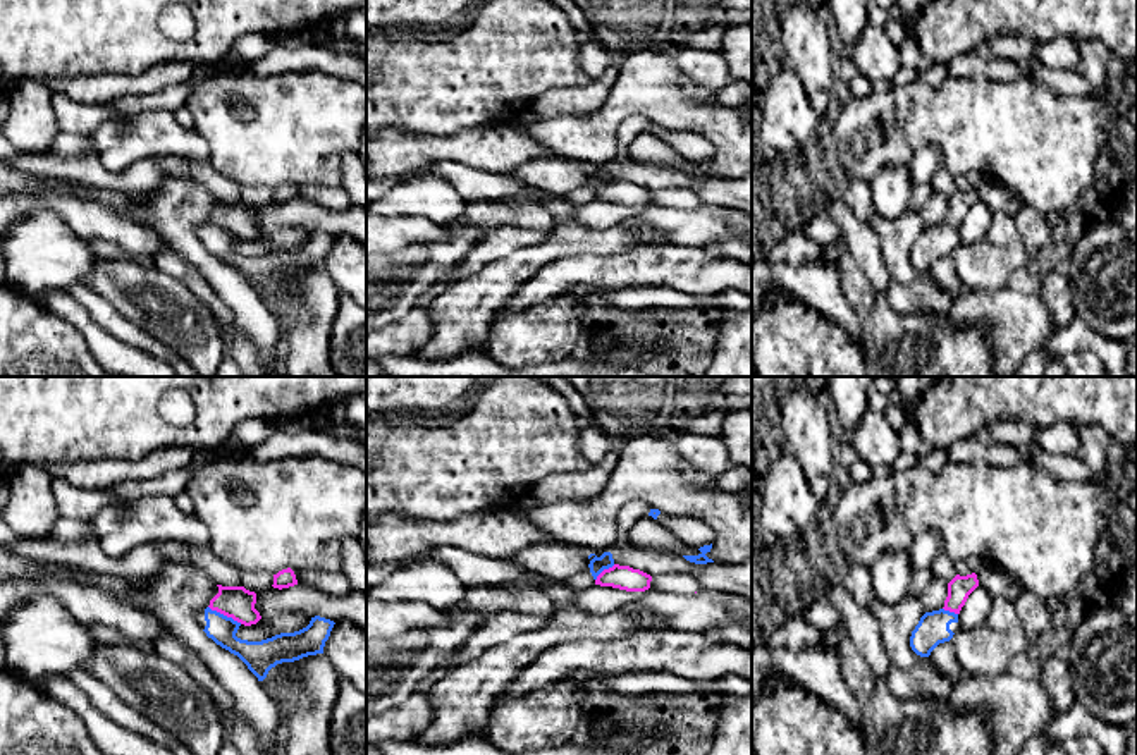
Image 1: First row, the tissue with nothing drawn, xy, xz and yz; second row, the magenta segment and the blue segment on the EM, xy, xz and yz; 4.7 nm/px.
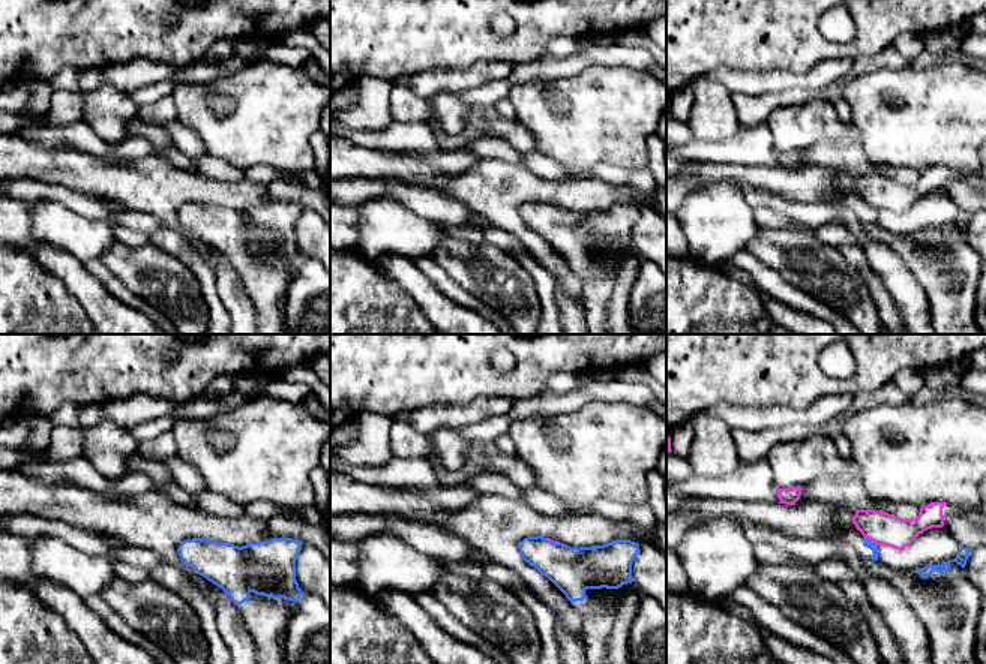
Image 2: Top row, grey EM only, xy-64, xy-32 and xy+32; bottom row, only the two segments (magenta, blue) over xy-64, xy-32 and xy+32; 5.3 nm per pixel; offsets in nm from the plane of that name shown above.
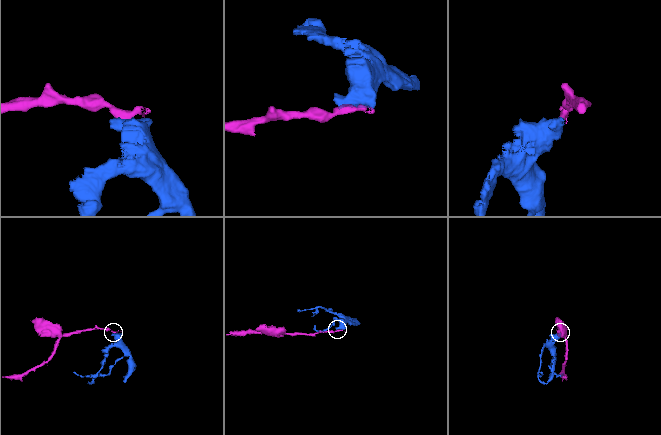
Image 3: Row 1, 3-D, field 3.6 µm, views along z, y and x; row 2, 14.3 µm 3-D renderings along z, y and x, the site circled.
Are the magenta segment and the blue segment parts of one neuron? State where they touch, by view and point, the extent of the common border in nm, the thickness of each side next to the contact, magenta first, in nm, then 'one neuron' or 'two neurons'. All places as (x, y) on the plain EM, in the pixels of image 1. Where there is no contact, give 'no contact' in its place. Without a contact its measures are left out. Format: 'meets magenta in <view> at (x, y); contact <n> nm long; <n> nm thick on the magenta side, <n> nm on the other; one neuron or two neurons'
meets magenta in xy at (226, 229); contact 180 nm long; 150 nm thick on the magenta side, 140 nm on the other; two neurons

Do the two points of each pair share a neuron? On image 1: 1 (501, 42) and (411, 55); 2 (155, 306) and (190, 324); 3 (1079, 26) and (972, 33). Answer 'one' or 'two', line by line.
1: one
2: one
3: one

